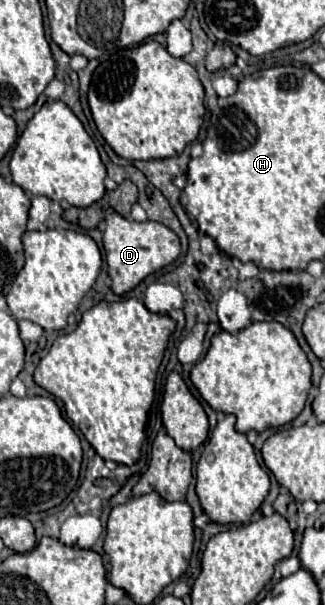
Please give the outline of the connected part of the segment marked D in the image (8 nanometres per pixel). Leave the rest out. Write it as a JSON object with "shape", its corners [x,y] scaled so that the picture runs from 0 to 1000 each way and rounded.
{"shape":[[[329,344],[329,350],[323,350],[317,410],[323,410],[329,440],[335,440],[335,456],[348,463],[342,476],[354,486],[391,486],[446,456],[538,433],[557,417],[551,390],[526,377],[514,377],[508,370],[471,367],[471,364],[415,367],[415,364],[397,364],[397,360],[360,354],[348,344]]]}

